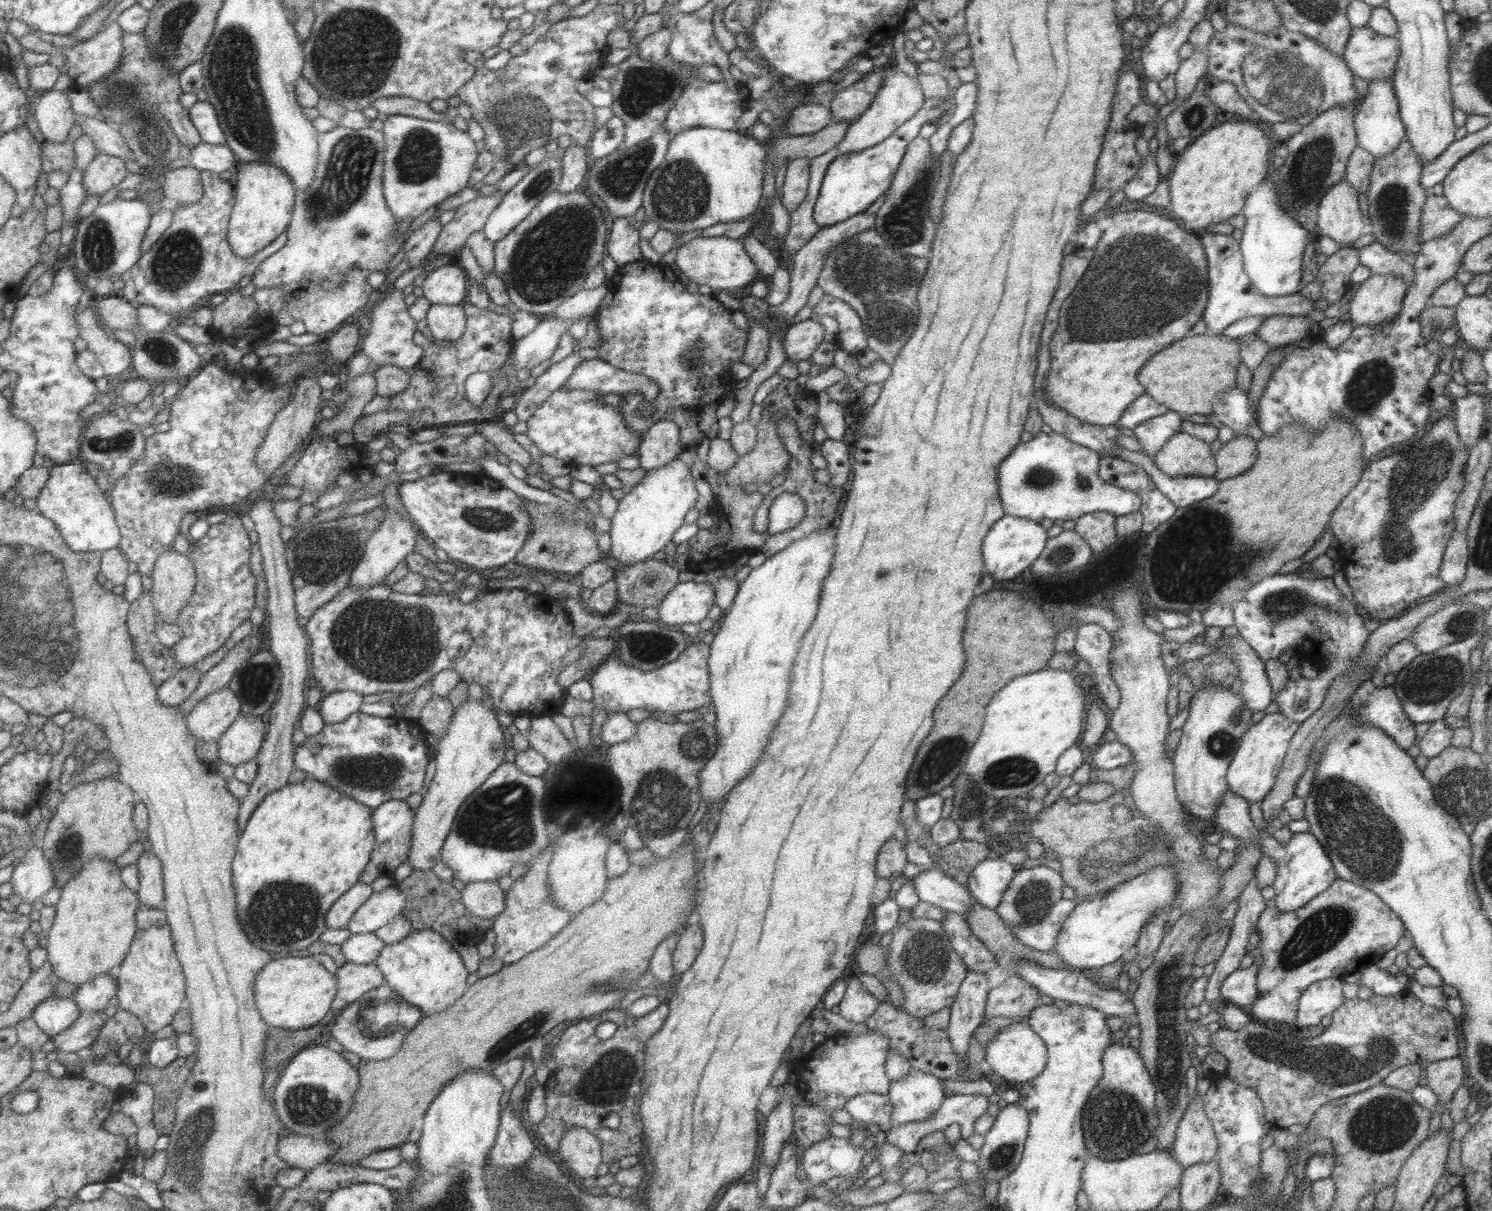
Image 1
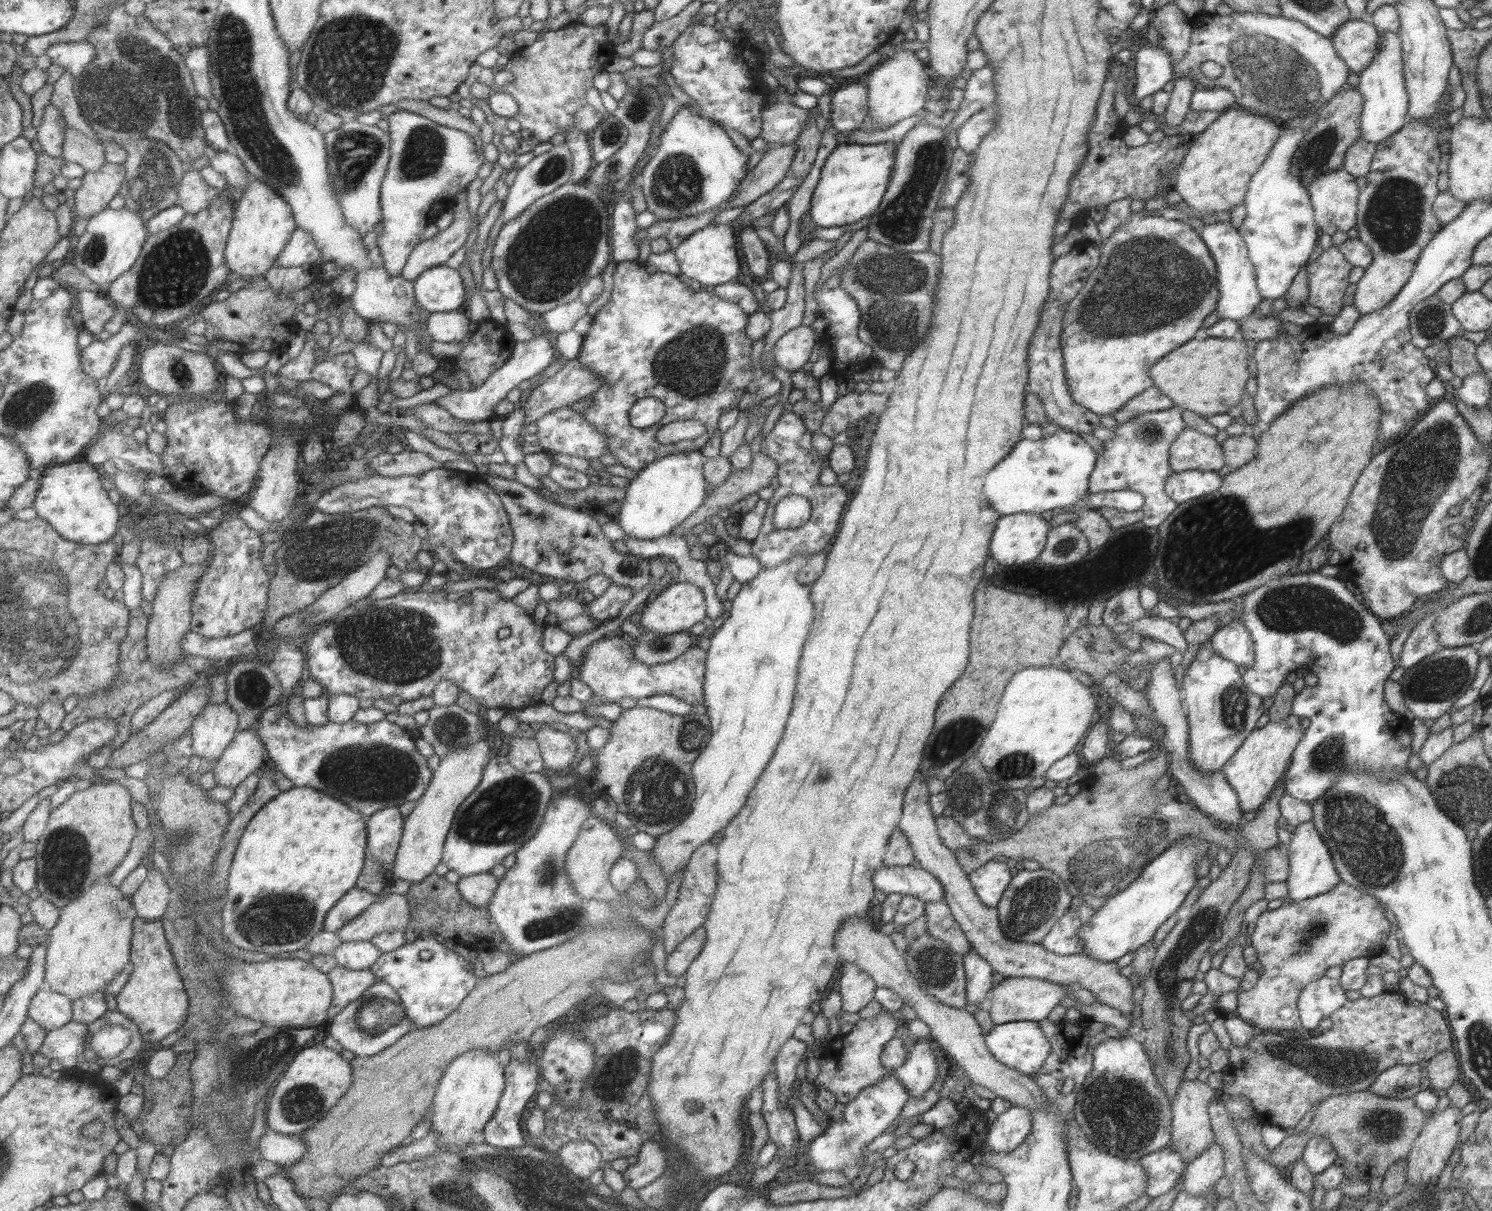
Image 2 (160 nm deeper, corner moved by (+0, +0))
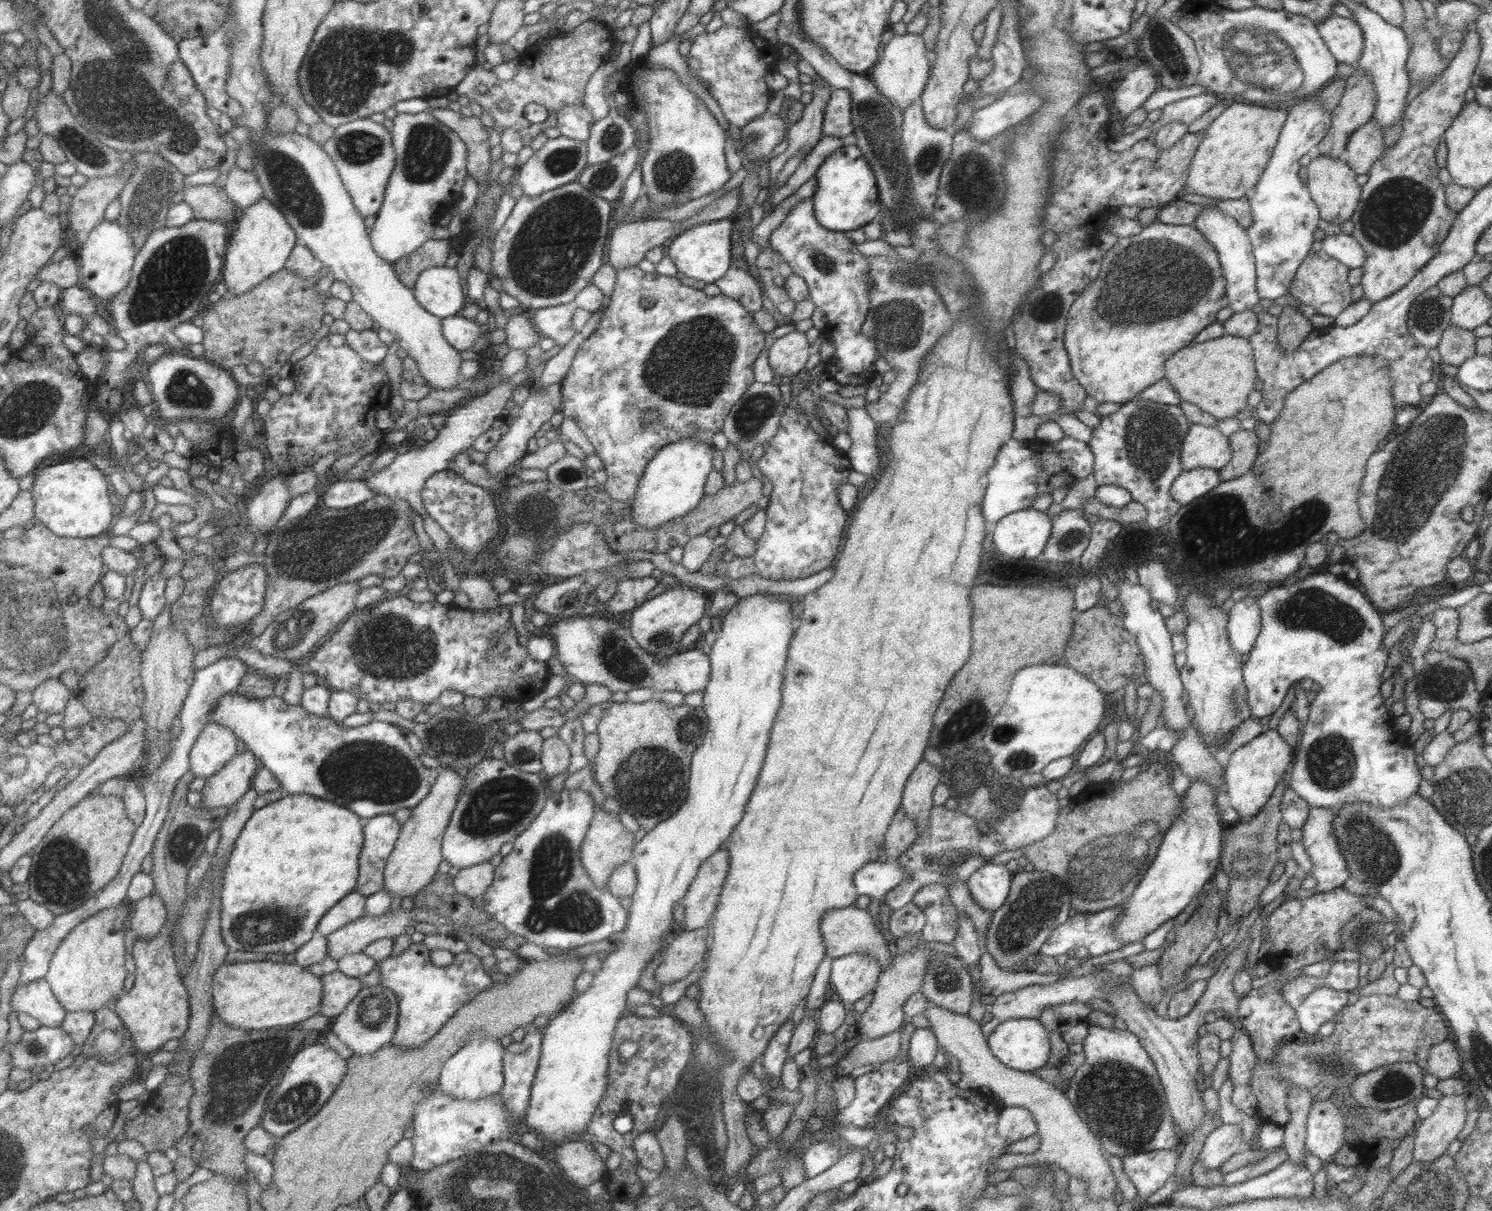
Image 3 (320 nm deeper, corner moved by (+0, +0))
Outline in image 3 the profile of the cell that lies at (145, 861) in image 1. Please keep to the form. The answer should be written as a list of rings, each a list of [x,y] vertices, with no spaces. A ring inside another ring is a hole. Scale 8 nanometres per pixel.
[[[157,892],[137,901],[134,914],[129,920],[129,927],[139,939],[153,939],[165,932],[168,909],[165,901]]]

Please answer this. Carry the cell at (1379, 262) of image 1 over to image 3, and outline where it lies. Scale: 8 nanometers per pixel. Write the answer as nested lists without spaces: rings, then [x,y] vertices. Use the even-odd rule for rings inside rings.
[[[1341,232],[1325,235],[1321,249],[1349,269],[1359,268],[1366,257],[1365,251],[1355,239],[1351,235]]]

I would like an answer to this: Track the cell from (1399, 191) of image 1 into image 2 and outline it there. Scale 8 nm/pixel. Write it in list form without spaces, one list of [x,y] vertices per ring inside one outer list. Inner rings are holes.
[[[1447,85],[1438,104],[1440,111],[1434,119],[1430,121],[1411,119],[1397,132],[1376,144],[1369,172],[1364,176],[1367,184],[1358,195],[1358,209],[1354,224],[1358,232],[1358,239],[1369,247],[1372,254],[1371,262],[1364,268],[1364,274],[1355,283],[1356,291],[1352,305],[1360,315],[1383,308],[1399,292],[1412,273],[1419,253],[1442,227],[1432,211],[1432,202],[1438,195],[1436,180],[1441,159],[1441,152],[1438,149],[1440,133],[1438,126],[1448,126],[1446,118],[1451,110],[1449,98],[1451,98],[1451,86]]]

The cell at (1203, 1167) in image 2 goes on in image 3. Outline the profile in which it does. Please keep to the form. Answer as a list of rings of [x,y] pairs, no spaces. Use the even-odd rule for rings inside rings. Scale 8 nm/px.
[[[1218,1123],[1205,1138],[1197,1159],[1205,1168],[1218,1170],[1224,1160],[1239,1152],[1241,1142],[1240,1126]]]

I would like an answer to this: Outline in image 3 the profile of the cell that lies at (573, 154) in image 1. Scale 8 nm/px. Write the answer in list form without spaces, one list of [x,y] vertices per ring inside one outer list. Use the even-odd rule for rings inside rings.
[[[565,105],[557,112],[556,128],[561,136],[583,142],[587,140],[591,124],[590,110],[584,105]]]

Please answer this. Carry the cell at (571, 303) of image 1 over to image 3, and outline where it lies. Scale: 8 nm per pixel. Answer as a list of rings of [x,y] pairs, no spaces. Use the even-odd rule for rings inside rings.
[[[572,304],[553,305],[528,312],[532,326],[543,336],[554,340],[559,348],[565,346],[576,333],[571,326]]]

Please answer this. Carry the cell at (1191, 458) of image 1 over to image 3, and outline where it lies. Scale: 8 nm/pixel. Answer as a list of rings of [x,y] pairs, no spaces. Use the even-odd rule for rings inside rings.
[[[1190,424],[1189,431],[1185,433],[1184,439],[1181,441],[1181,449],[1179,450],[1179,464],[1181,464],[1181,468],[1183,470],[1191,470],[1193,468],[1206,467],[1218,471],[1225,467],[1229,463],[1232,454],[1227,441],[1228,436],[1221,434],[1217,427]]]

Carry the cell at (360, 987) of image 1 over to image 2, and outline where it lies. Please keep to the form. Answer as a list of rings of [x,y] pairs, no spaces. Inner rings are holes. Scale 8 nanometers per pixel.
[[[337,966],[328,975],[334,984],[334,1002],[329,1010],[329,1023],[378,981],[371,969],[351,970]]]

